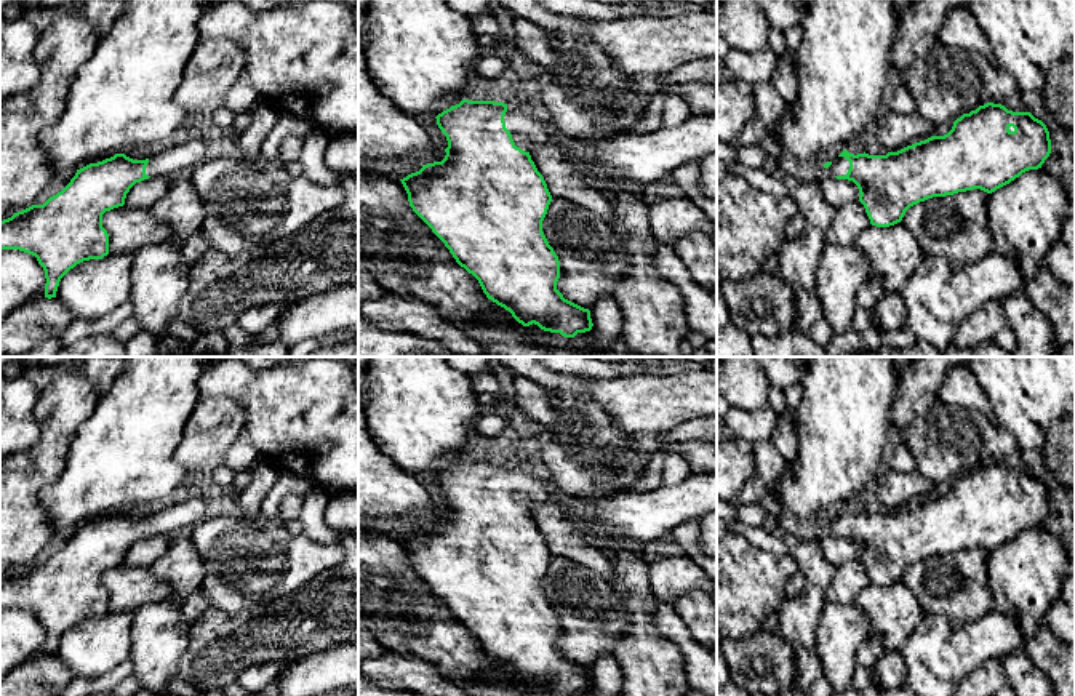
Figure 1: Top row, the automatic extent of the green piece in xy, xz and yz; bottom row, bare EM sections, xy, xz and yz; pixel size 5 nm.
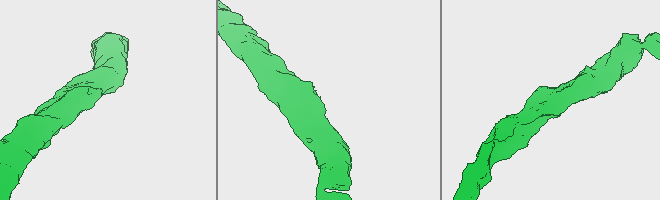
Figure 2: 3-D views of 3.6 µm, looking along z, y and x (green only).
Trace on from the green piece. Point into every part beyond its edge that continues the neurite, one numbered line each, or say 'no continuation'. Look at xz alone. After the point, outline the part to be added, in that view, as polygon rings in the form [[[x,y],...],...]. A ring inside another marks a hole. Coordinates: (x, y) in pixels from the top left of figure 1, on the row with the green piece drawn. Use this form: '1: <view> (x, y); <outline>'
1: xz (528, 124); [[[538,104],[507,106],[504,122],[515,146],[525,152],[530,152],[536,142],[553,139],[557,133],[552,120]]]

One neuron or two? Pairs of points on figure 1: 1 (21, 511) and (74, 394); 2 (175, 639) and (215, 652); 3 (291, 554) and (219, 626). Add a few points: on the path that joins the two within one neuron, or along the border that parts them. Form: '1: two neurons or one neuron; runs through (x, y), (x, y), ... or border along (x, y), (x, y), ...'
1: one neuron; runs through (29, 482), (48, 456), (59, 423)
2: two neurons; border along (194, 623), (189, 632), (189, 644), (175, 674)
3: two neurons; border along (266, 600), (248, 605), (235, 613), (210, 608)

